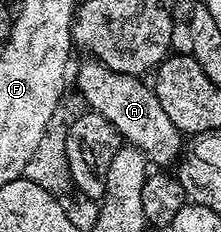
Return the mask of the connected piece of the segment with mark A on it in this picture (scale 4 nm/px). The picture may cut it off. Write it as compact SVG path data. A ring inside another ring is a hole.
M91 57L85 58L85 60L85 63L77 71L75 68L74 79L76 75L76 87L80 90L81 97L88 102L87 106L102 117L106 117L106 121L110 121L110 125L114 125L114 129L120 134L121 140L127 146L139 149L149 164L155 165L160 169L167 168L169 166L167 163L175 164L182 154L186 139L174 125L174 121L170 121L170 117L166 117L155 90L149 84L147 87L143 78L127 75L126 73L118 73L114 69L110 69L105 63L100 63L97 59Z

